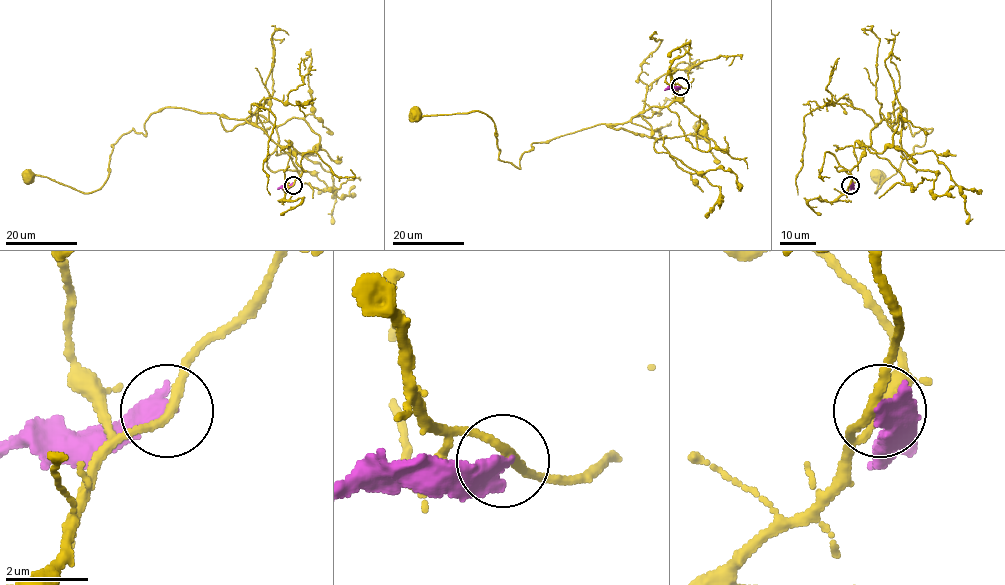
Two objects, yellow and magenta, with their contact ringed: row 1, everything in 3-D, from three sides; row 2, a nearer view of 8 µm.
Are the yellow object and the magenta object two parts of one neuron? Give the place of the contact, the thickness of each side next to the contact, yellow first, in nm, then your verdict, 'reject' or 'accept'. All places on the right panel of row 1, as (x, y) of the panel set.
place (850, 185); calibres 200 and 480 nm; reject

